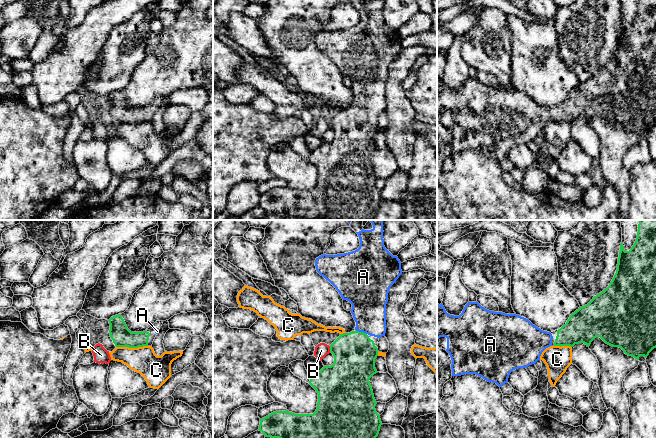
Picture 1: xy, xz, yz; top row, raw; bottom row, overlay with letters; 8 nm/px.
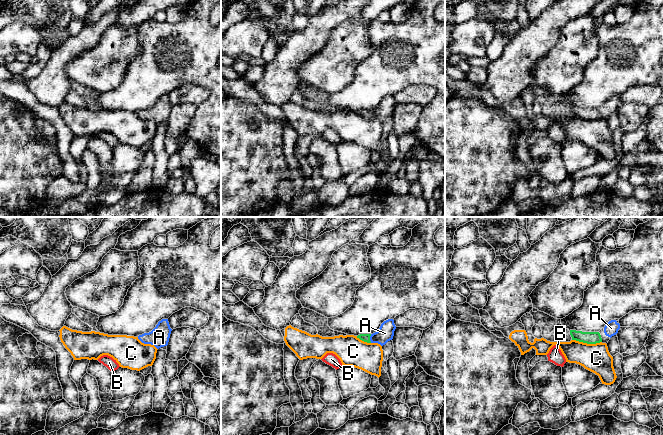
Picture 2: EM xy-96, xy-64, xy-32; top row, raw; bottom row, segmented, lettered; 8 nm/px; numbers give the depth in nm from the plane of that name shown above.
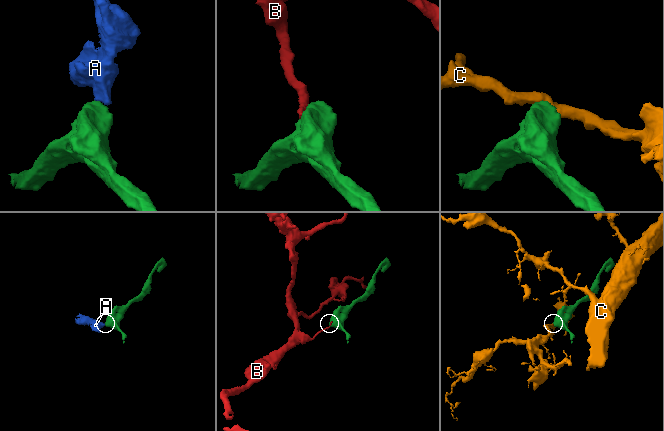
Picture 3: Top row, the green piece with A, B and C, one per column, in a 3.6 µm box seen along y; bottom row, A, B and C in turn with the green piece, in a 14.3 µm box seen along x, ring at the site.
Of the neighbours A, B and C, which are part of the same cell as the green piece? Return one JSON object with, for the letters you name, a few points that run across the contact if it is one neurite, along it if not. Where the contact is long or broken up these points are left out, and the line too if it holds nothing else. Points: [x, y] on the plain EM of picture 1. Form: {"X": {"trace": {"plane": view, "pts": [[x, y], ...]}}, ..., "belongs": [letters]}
{"A": {"trace": {"plane": "xz", "pts": [[354, 129], [361, 108], [368, 97], [368, 78]]}}, "belongs": ["A"]}

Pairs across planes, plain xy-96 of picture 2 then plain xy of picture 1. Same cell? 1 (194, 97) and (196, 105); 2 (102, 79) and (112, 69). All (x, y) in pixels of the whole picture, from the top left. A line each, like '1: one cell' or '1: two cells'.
1: one cell
2: one cell

